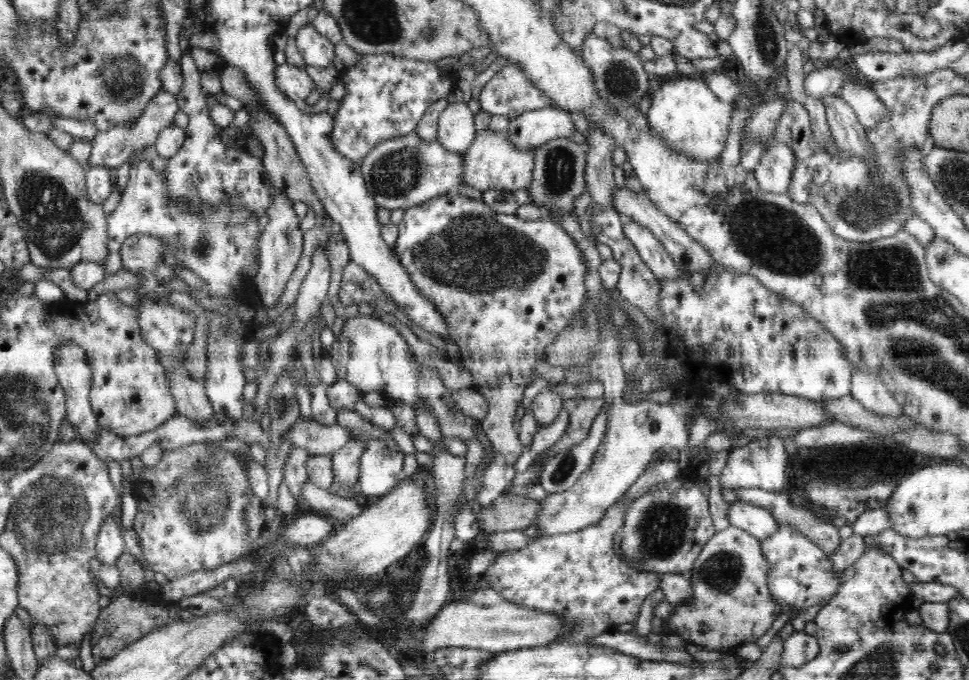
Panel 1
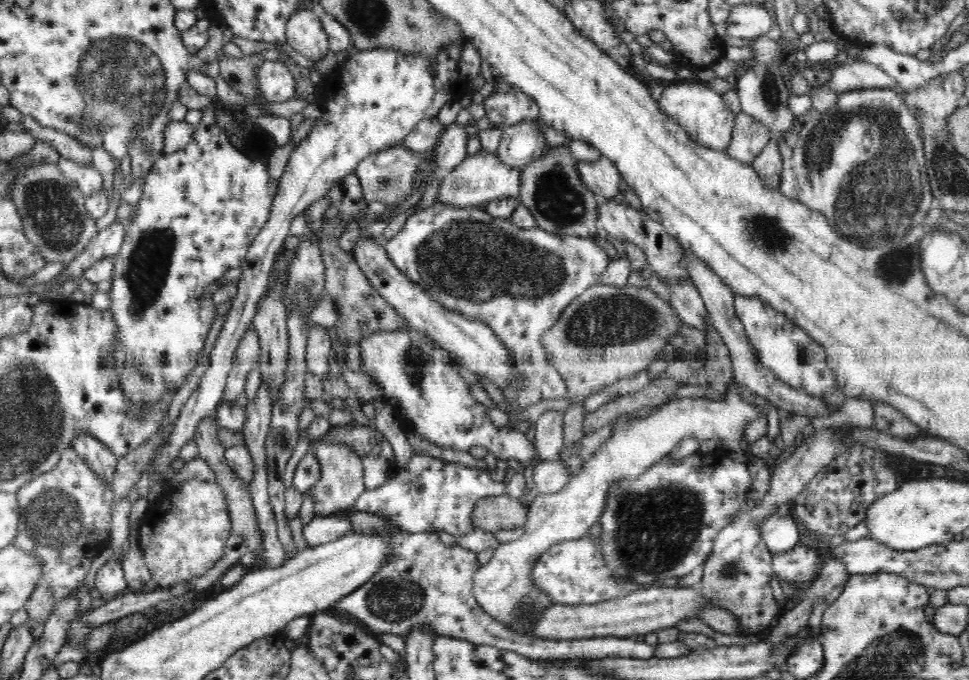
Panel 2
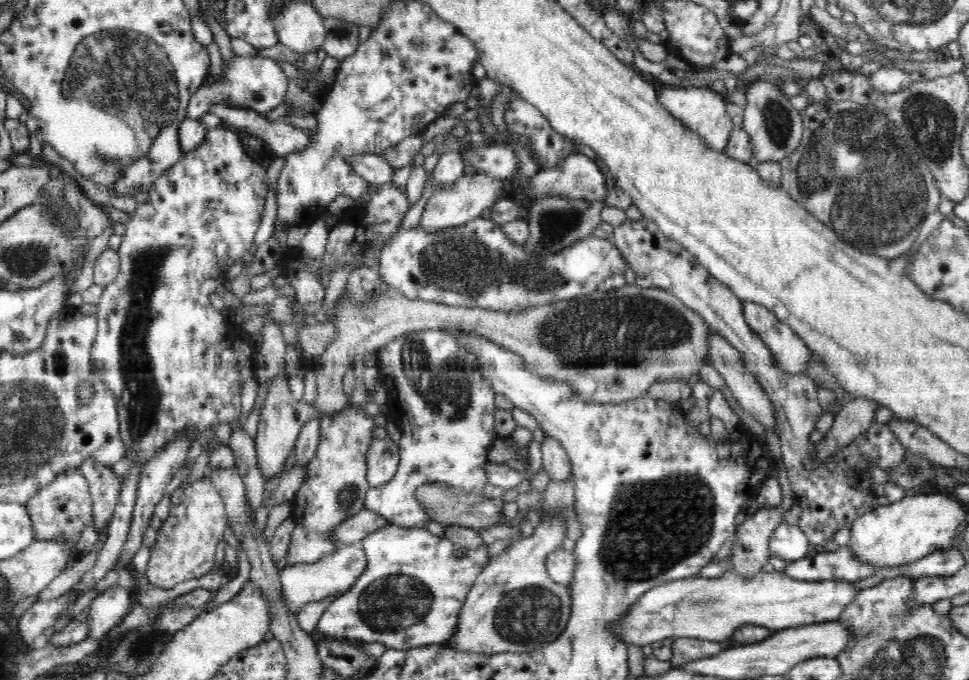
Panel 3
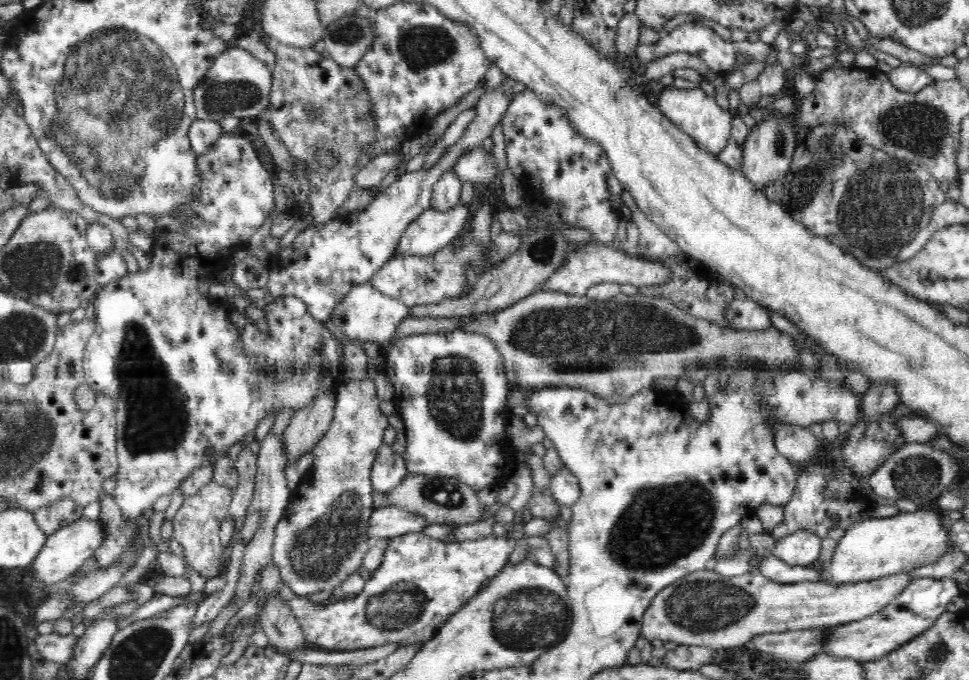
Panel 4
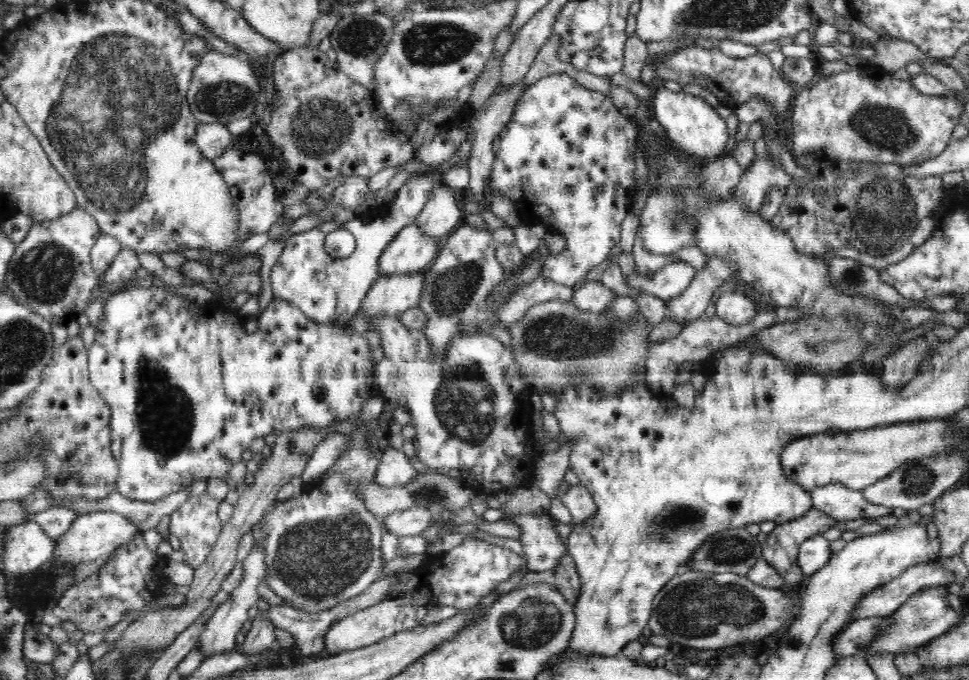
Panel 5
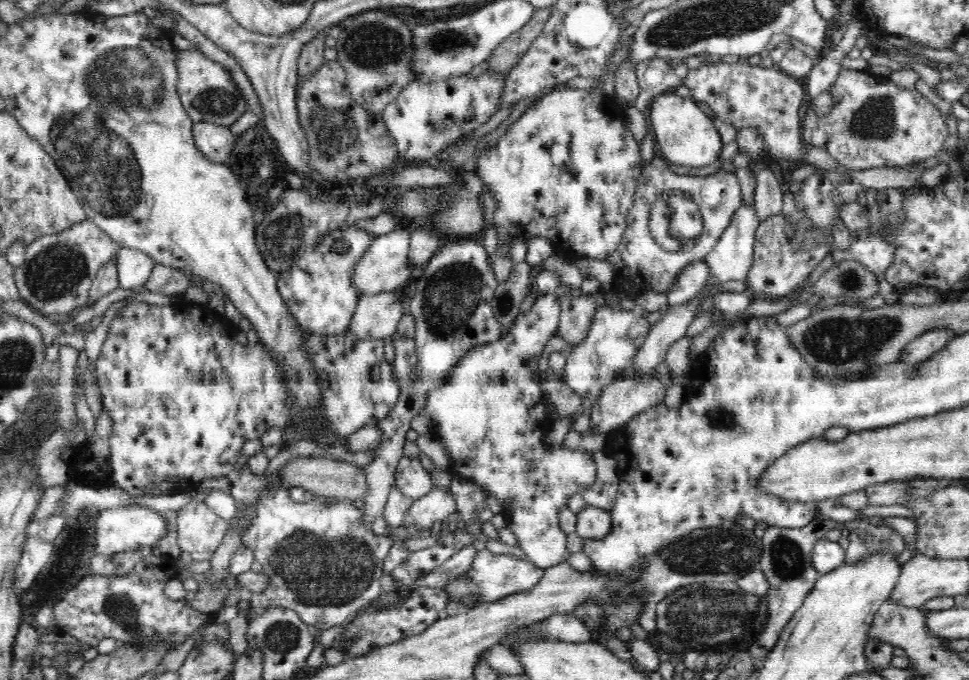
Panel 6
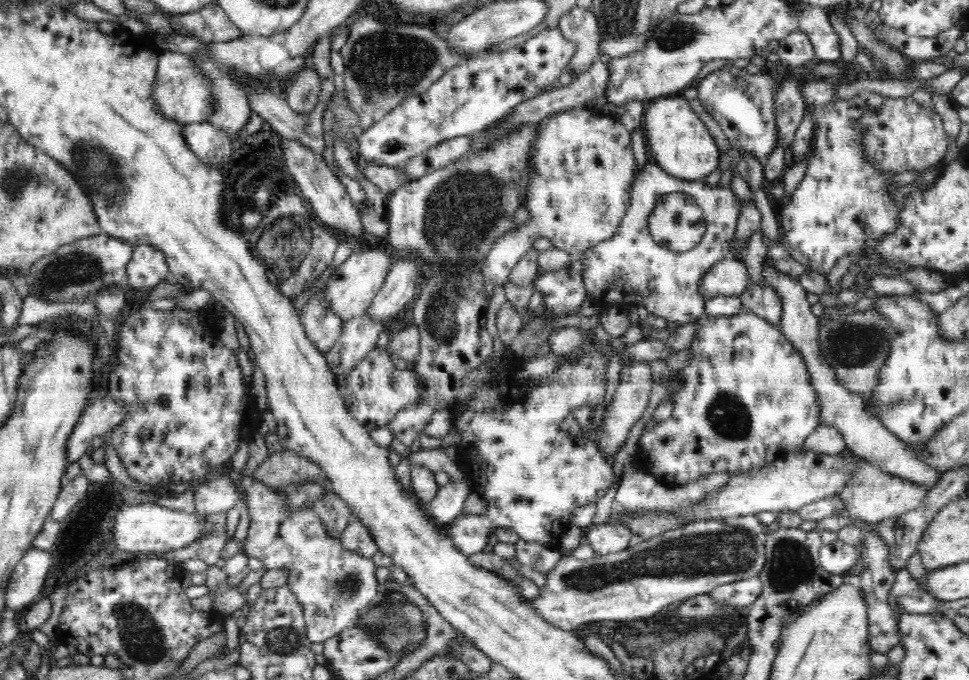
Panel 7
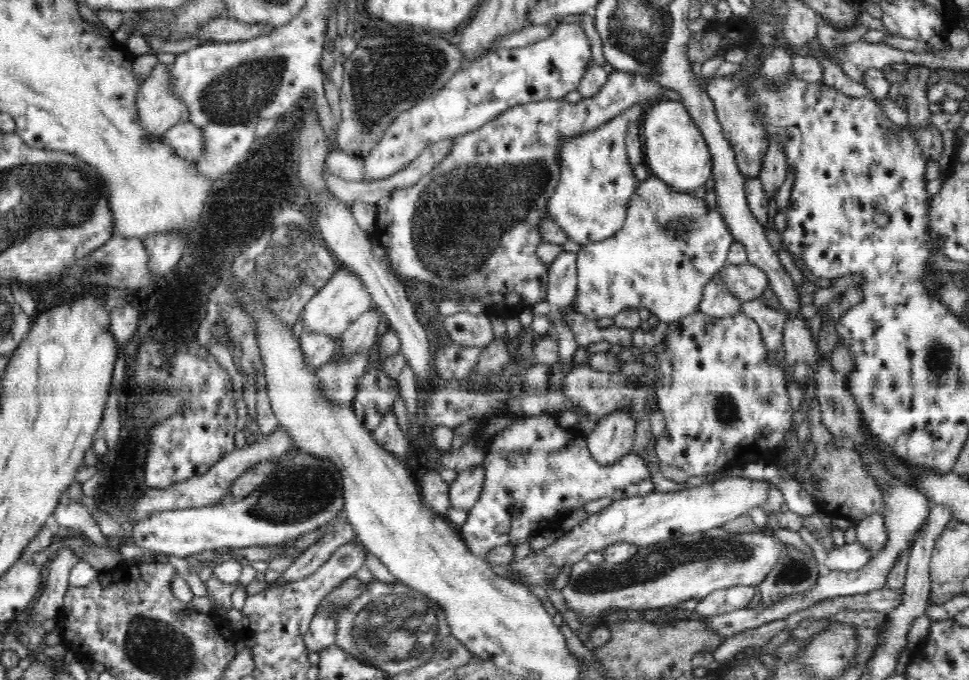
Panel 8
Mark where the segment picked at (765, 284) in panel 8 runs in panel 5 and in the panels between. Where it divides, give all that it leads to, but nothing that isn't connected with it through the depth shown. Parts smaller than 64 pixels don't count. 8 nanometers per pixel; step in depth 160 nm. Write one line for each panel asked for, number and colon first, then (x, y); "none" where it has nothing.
5: (667, 283)
6: (694, 279)
7: (728, 277)

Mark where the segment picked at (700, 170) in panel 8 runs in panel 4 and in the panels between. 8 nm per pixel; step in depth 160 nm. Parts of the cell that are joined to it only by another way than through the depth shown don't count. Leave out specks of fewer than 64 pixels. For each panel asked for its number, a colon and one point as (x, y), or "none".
4: (695, 112)
5: (694, 127)
6: (686, 136)
7: (680, 143)

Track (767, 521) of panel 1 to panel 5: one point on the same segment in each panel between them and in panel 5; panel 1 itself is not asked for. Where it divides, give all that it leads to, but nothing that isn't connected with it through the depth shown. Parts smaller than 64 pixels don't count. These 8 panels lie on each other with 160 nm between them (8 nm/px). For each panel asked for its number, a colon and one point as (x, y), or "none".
2: (780, 533)
3: (787, 542)
4: (802, 548)
5: (814, 552)

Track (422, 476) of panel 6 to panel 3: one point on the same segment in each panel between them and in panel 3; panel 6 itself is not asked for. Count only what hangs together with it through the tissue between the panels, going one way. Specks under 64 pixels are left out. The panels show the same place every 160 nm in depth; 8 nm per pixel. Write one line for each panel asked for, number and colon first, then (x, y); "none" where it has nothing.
3: (382, 460)
4: (389, 469)
5: (394, 469)

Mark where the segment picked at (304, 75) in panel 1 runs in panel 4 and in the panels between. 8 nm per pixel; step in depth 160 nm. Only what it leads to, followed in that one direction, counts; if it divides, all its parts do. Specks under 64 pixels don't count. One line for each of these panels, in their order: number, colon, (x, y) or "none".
2: (276, 84)
3: (252, 82)
4: (238, 84)

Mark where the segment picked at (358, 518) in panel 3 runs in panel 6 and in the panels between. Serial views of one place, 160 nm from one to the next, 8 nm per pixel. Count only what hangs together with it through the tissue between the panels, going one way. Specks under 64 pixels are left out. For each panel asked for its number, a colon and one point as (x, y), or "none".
4: (388, 522)
5: (413, 521)
6: (429, 512)

